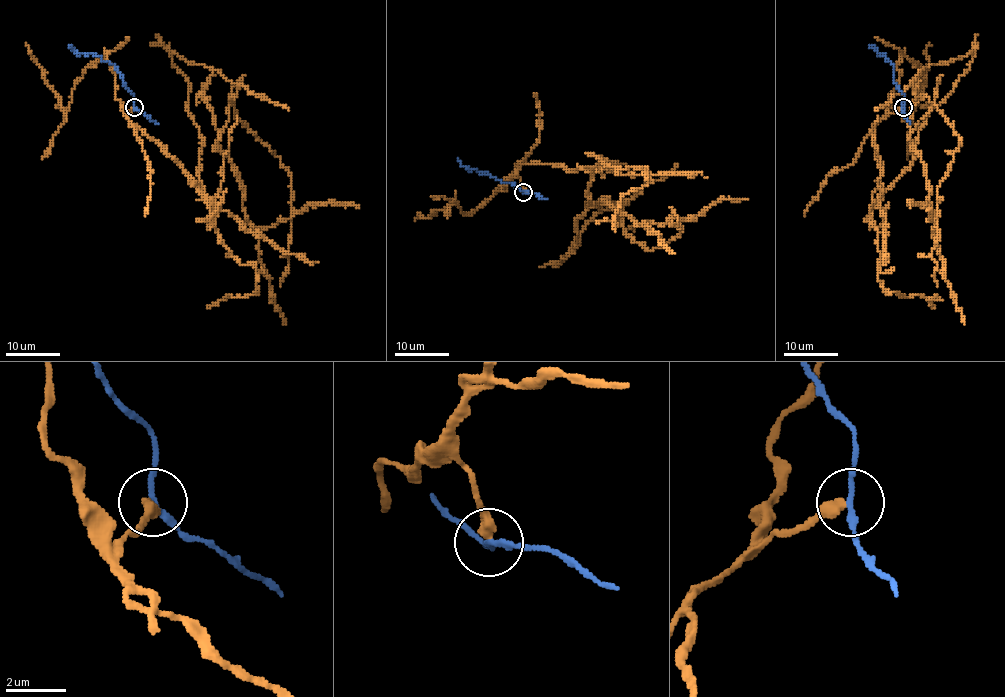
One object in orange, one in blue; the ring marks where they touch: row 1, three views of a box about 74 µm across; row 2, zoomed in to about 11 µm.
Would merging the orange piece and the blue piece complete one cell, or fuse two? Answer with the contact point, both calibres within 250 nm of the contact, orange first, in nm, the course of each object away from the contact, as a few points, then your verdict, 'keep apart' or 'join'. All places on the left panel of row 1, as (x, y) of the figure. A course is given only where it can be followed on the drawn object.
at (134, 107); 400 nm thick on the orange side, 200 nm on the other; orange runs (134, 107), (128, 118), (202, 191), (190, 84), (170, 53), (204, 63), (256, 229), (358, 207); blue runs (134, 107), (134, 95), (113, 65), (98, 55), (78, 54), (68, 46); keep apart

